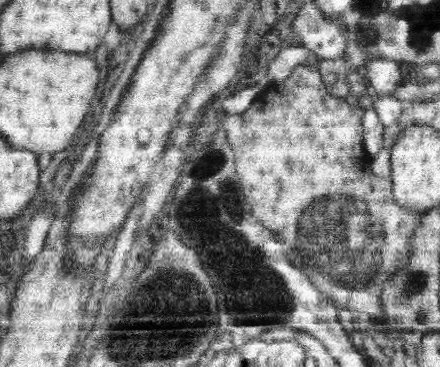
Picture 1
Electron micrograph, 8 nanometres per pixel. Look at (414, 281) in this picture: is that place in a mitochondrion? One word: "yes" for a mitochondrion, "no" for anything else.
yes

